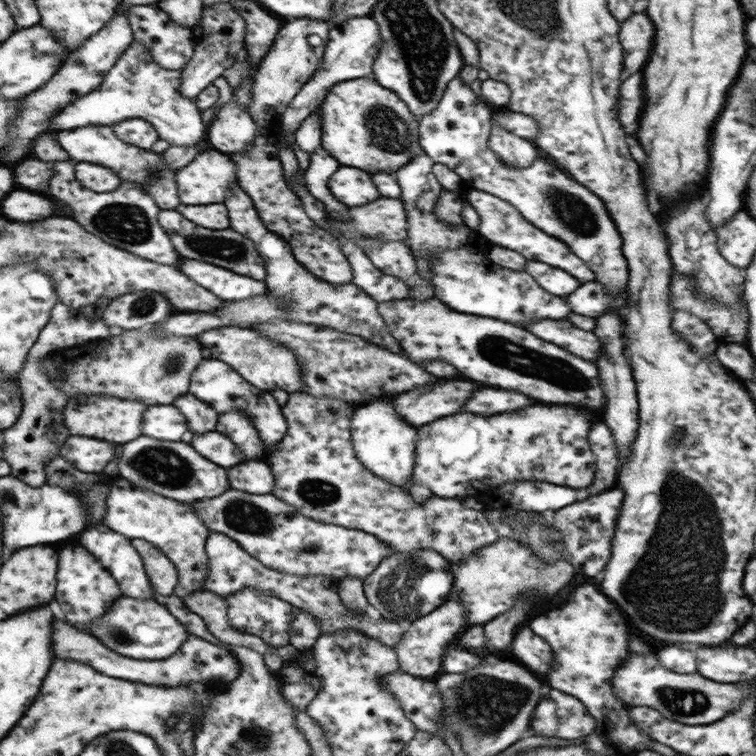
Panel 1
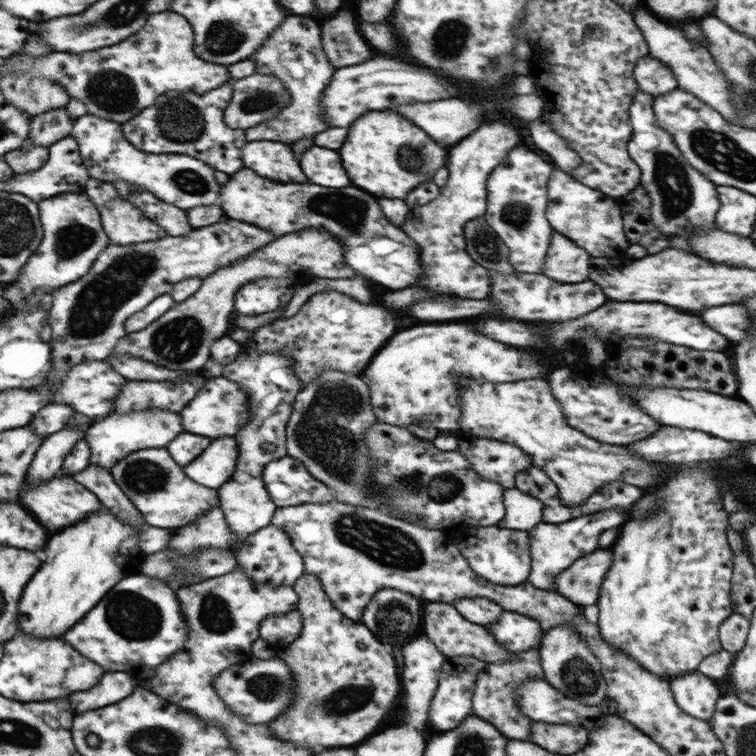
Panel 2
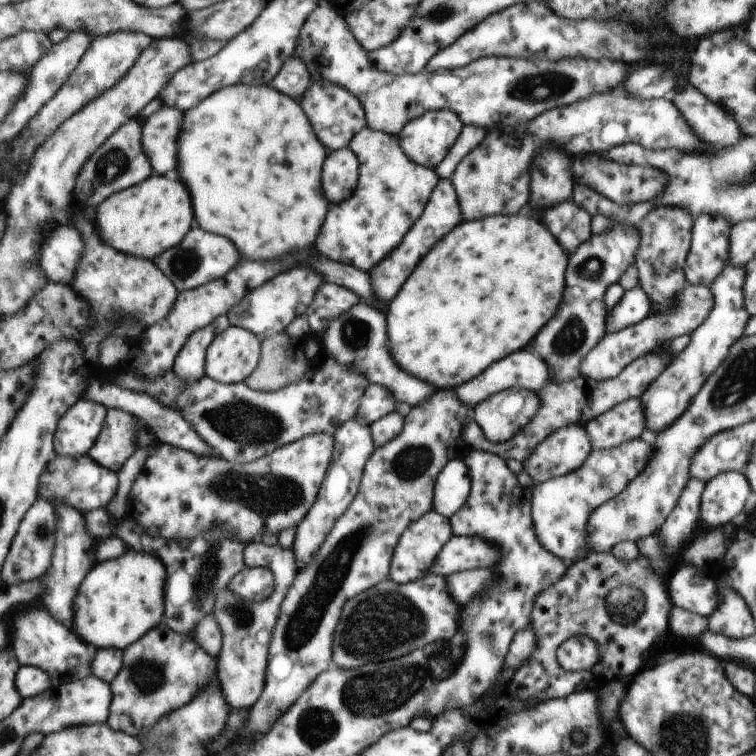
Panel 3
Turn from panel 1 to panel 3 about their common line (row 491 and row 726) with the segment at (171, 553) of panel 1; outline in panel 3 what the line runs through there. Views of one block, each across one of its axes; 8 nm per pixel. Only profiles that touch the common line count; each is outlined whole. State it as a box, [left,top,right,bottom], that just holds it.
[106,622,218,737]

